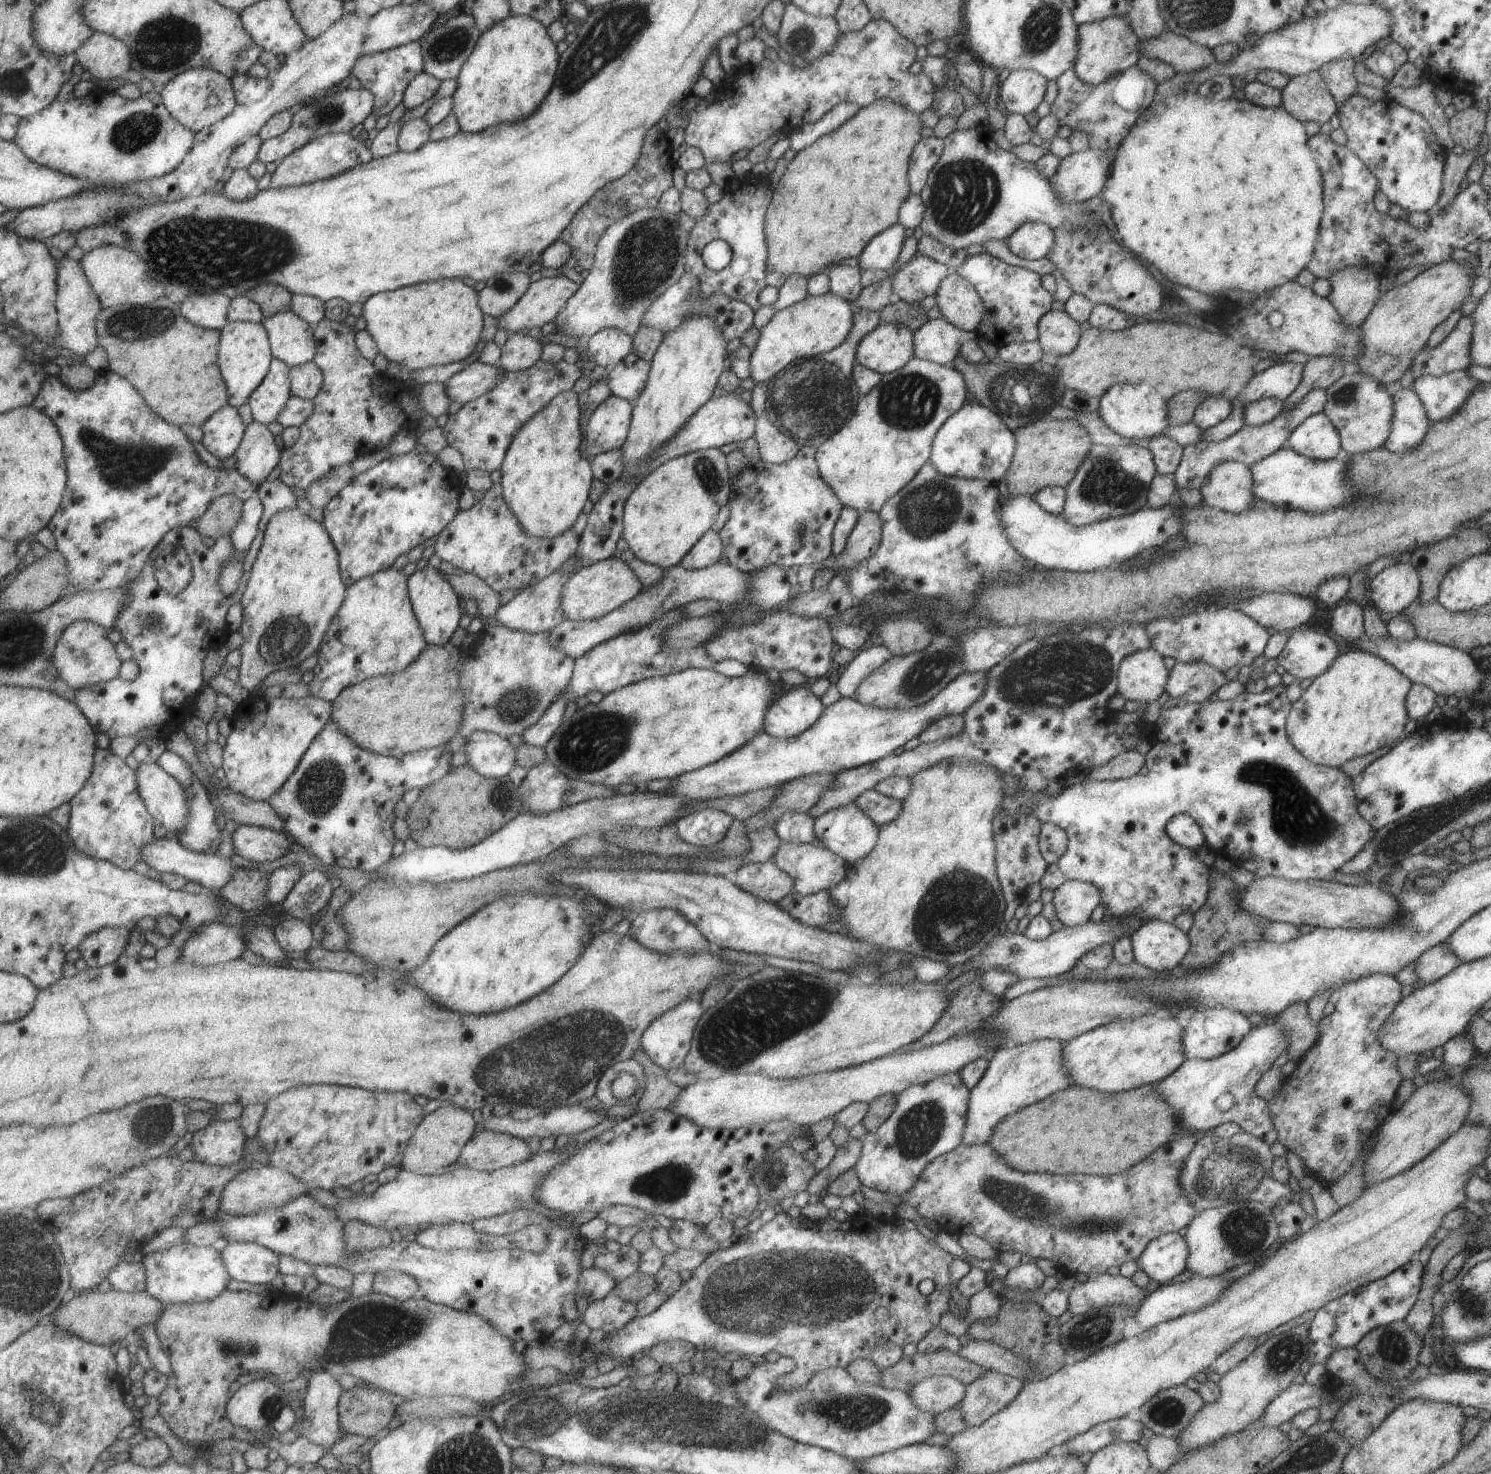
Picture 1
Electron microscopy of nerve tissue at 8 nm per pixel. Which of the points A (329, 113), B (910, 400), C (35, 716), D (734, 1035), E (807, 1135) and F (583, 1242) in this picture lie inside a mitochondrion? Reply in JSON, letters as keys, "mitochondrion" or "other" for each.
{"A":"mitochondrion","B":"mitochondrion","C":"other","D":"mitochondrion","E":"other","F":"other"}

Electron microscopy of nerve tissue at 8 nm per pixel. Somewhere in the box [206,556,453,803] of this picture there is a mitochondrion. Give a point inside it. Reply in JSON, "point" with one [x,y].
{"point":[283,640]}

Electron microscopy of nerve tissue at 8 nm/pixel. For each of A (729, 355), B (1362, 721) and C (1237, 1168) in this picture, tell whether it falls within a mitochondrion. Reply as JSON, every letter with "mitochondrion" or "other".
{"A":"other","B":"other","C":"mitochondrion"}

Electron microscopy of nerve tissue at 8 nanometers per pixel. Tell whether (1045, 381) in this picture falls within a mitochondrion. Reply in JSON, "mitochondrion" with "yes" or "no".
{"mitochondrion":"yes"}

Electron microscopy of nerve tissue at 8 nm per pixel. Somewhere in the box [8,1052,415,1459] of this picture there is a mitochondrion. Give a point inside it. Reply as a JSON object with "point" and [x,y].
{"point":[44,1406]}

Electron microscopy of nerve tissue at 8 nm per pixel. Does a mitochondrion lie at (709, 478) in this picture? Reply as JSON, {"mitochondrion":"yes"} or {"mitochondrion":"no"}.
{"mitochondrion":"yes"}

